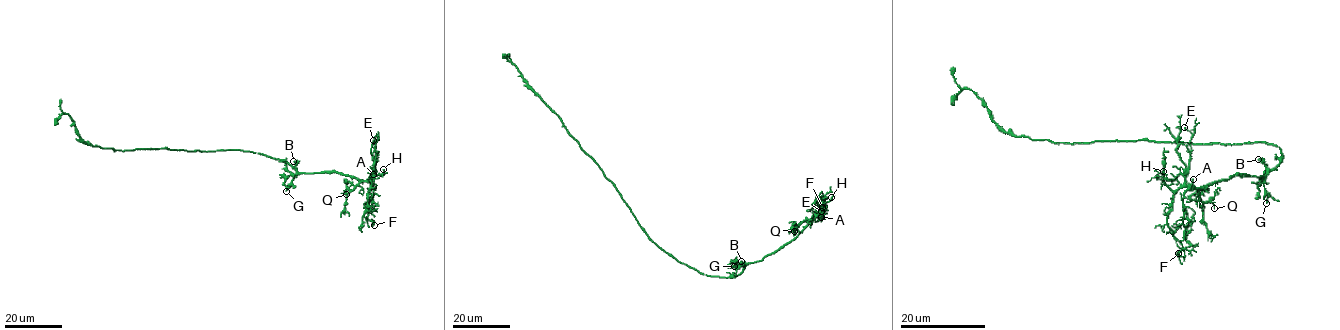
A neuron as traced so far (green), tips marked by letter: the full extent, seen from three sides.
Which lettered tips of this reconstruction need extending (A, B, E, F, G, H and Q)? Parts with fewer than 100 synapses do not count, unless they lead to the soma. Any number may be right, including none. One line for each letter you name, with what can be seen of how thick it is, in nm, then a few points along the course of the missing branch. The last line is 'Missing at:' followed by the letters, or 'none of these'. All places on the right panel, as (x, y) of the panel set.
A: 180 nm | (1193, 179), (1185, 183), (1183, 181), (1184, 177), (1201, 180), (1219, 173), (1234, 177), (1240, 184)
Missing at: A

